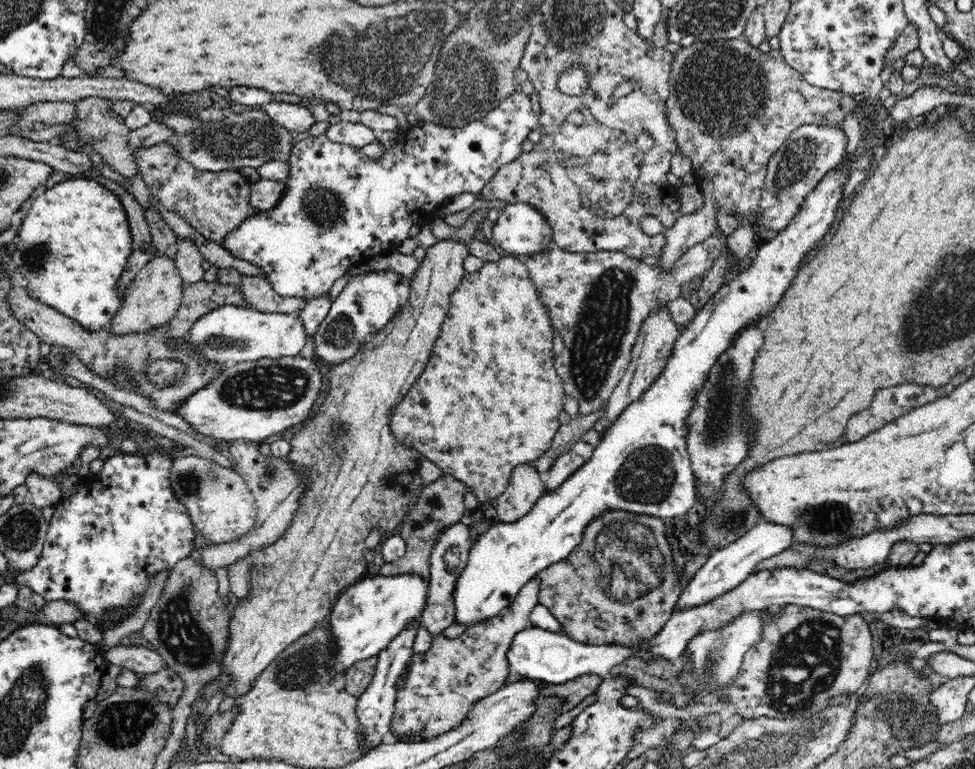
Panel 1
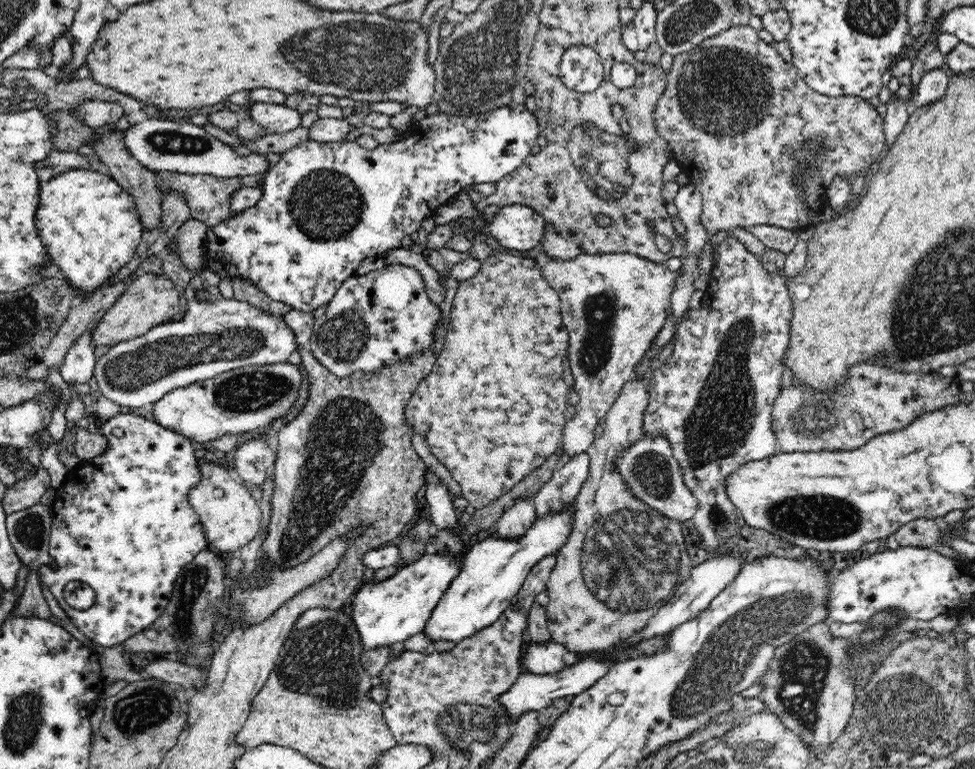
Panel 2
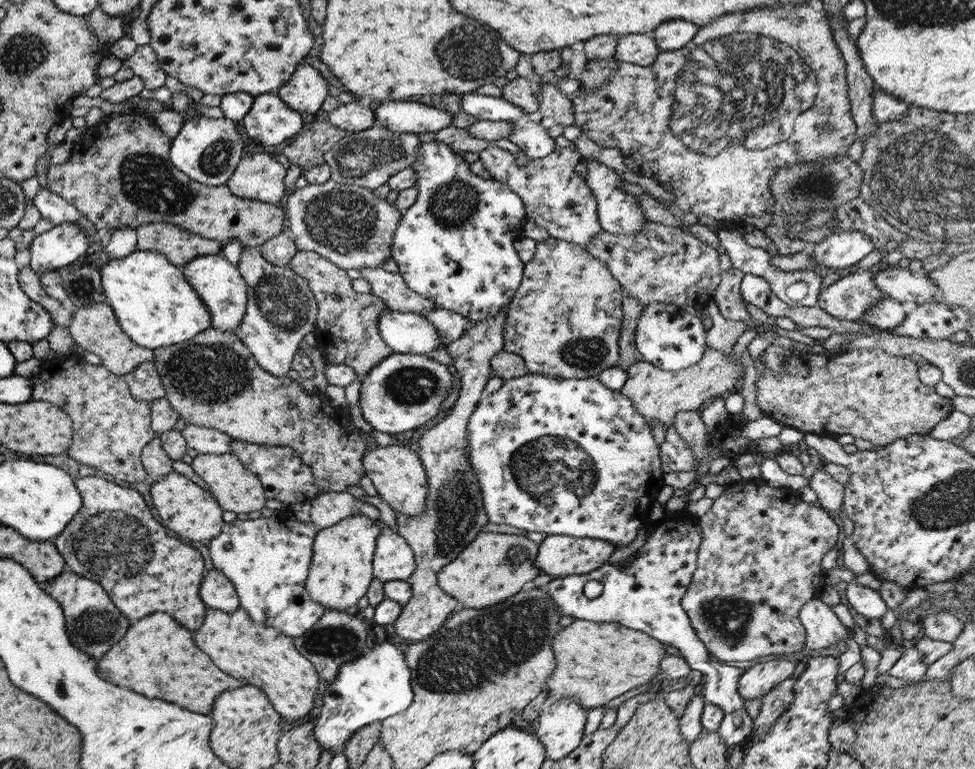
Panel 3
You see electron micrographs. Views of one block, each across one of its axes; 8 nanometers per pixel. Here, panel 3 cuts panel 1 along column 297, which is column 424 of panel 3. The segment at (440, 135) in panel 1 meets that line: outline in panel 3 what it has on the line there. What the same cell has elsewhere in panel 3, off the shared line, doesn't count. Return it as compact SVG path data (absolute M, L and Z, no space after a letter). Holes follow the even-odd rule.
M436 141L420 143L417 150L416 162L413 162L413 165L409 168L416 173L413 185L415 185L417 190L417 197L413 205L401 213L401 218L399 218L391 238L391 258L399 268L398 274L409 290L416 292L427 300L433 301L433 305L437 309L453 310L461 314L461 316L467 317L471 324L475 321L492 317L501 309L501 306L511 300L521 279L523 279L524 264L519 260L519 256L517 256L513 246L514 240L521 236L521 224L525 220L521 200L503 182L496 181L493 178L484 179L473 175L468 170L468 165L463 161L461 153L453 153L453 150Z

